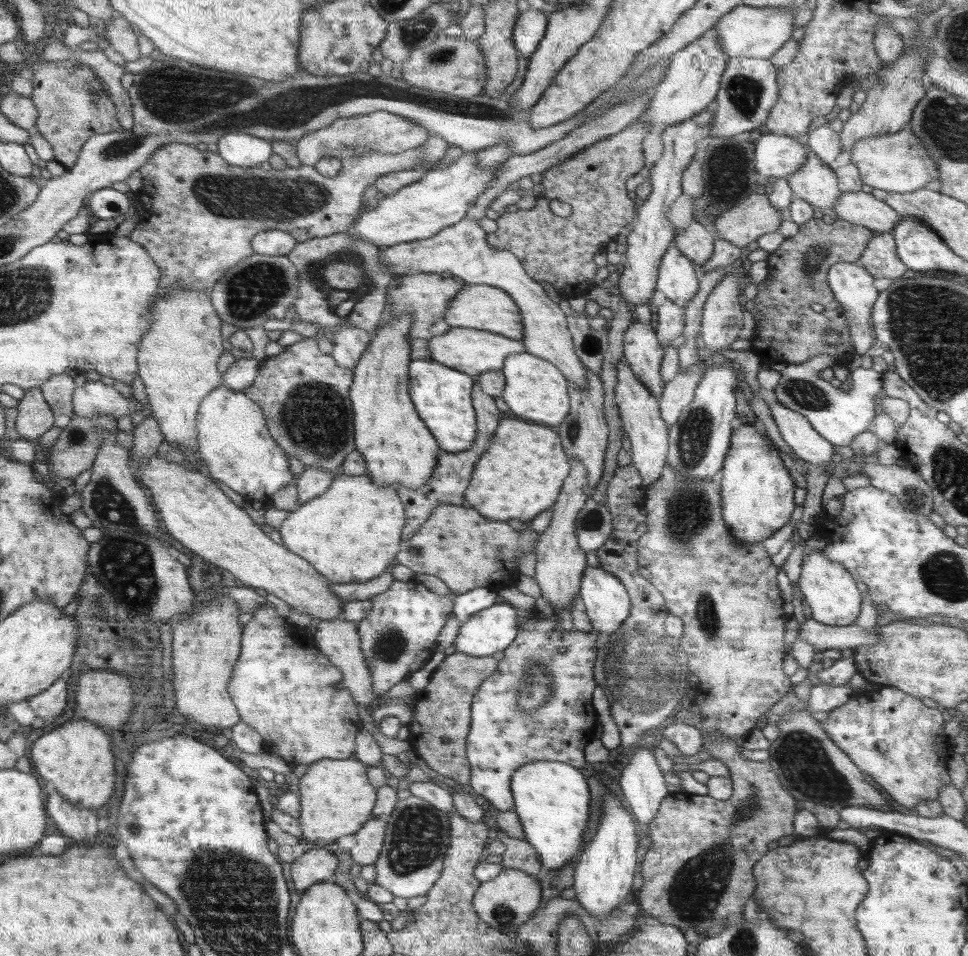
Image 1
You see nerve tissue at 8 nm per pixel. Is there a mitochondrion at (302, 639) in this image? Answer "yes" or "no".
no

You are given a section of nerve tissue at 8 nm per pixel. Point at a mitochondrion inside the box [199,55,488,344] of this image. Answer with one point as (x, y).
(252, 292)

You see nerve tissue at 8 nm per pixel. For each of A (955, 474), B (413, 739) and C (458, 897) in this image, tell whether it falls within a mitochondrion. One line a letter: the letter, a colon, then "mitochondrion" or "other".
A: mitochondrion
B: other
C: other

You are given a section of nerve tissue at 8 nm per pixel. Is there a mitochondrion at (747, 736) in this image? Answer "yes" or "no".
no

